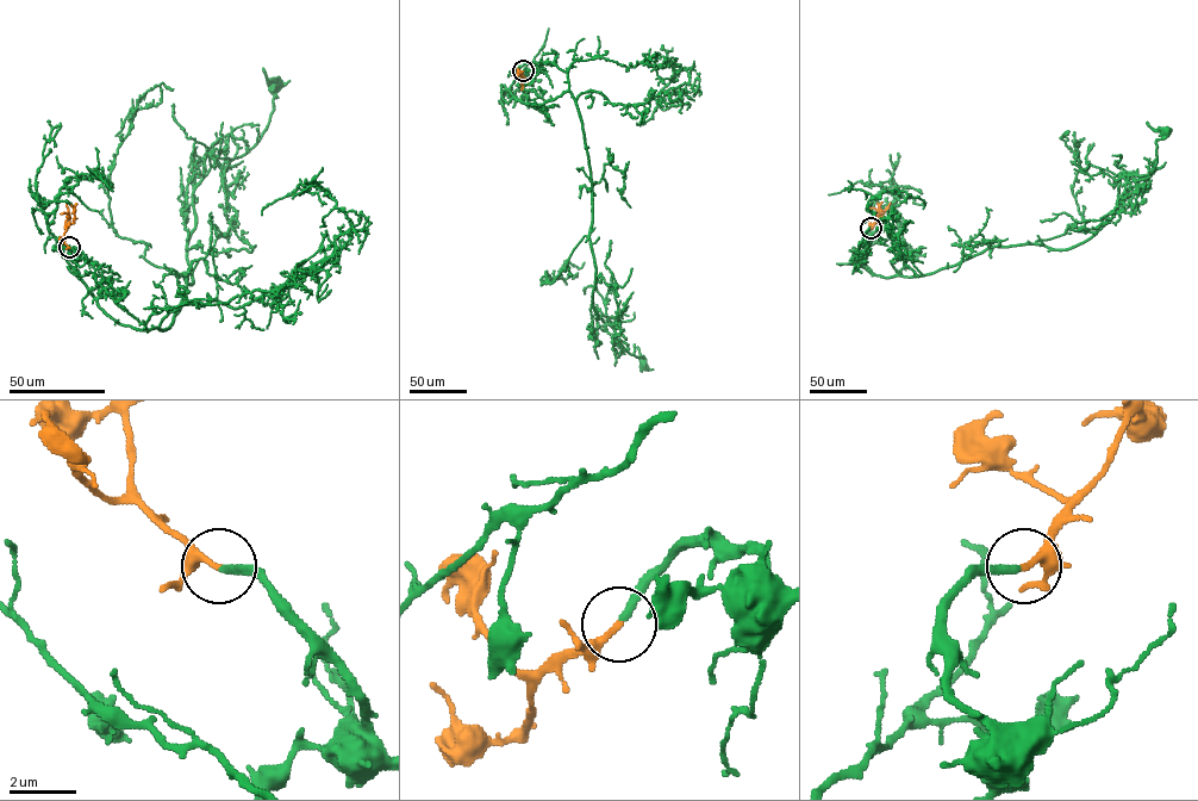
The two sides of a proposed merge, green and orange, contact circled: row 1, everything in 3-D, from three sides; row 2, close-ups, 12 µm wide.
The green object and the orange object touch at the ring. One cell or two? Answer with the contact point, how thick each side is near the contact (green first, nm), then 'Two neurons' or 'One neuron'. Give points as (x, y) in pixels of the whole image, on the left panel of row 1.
Place: (69, 247). Thickness 200 nm (green) against 200 nm. One neuron

